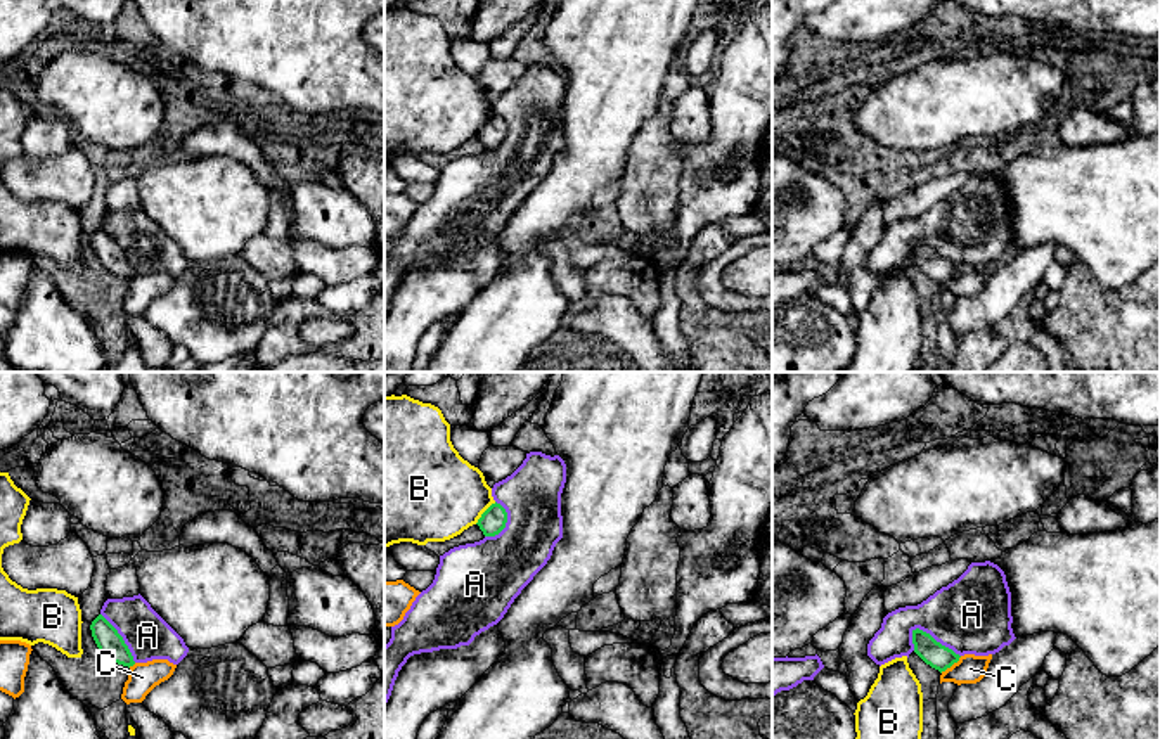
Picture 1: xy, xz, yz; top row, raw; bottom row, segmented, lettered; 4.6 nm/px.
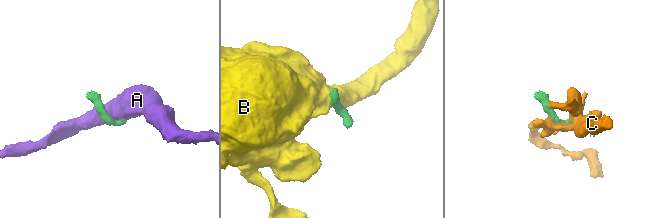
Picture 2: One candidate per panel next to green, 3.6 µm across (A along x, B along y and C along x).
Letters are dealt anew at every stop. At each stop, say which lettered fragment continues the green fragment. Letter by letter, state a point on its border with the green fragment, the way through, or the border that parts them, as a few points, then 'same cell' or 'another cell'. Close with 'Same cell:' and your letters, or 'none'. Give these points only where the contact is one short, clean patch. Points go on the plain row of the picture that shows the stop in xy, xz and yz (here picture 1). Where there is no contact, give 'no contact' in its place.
A: contact yz (934, 251); another cell
B: contact xz (483, 125); border xz (496, 115), (475, 135); another cell
C: contact yz (951, 277); border yz (961, 269), (940, 284); another cell
Same cell: none

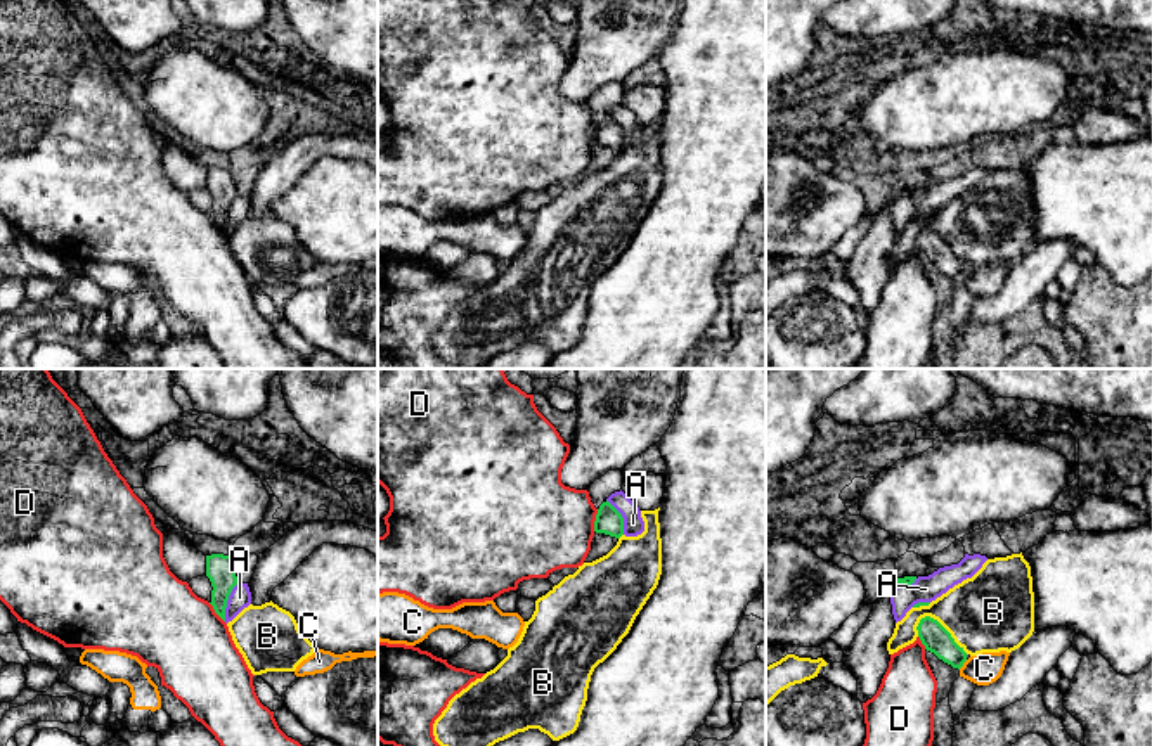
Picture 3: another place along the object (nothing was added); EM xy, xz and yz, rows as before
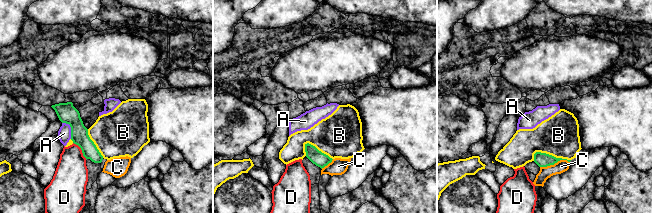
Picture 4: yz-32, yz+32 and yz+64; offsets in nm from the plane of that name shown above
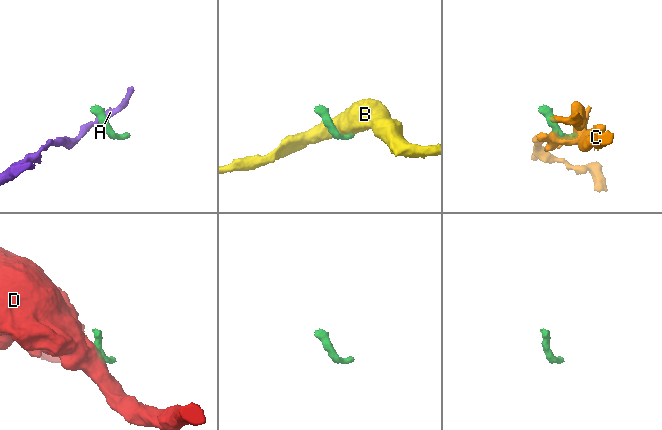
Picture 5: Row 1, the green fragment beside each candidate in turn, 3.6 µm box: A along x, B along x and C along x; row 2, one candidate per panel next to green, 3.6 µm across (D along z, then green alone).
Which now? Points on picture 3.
A: contact xy (227, 212); border xy (238, 194), (229, 208), (224, 232); another cell
B: contact yz (944, 241); another cell
C: contact yz (962, 277); border yz (967, 272), (958, 281); another cell
D: contact xz (596, 132); border xz (598, 122), (593, 142); another cell
Same cell: none

